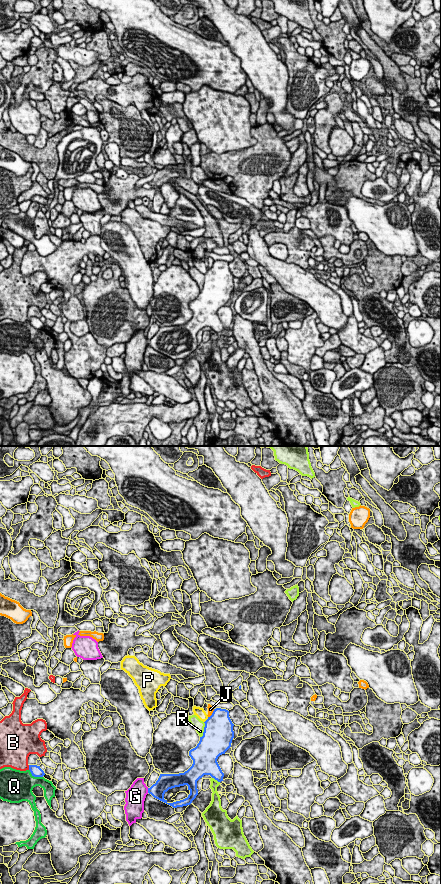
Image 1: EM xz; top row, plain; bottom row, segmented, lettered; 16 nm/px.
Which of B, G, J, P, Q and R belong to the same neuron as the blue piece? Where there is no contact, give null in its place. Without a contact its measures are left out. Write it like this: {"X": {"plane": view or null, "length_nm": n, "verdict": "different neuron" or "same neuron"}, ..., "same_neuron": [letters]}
{"B": {"plane": "xz", "length_nm": 80, "verdict": "different neuron"}, "G": {"plane": "xz", "length_nm": 80, "verdict": "different neuron"}, "J": {"plane": "xz", "length_nm": 180, "verdict": "different neuron"}, "P": {"plane": "xz", "length_nm": 120, "verdict": "different neuron"}, "Q": {"plane": "xz", "length_nm": 260, "verdict": "different neuron"}, "R": {"plane": "xz", "length_nm": 260, "verdict": "different neuron"}, "same_neuron": []}

